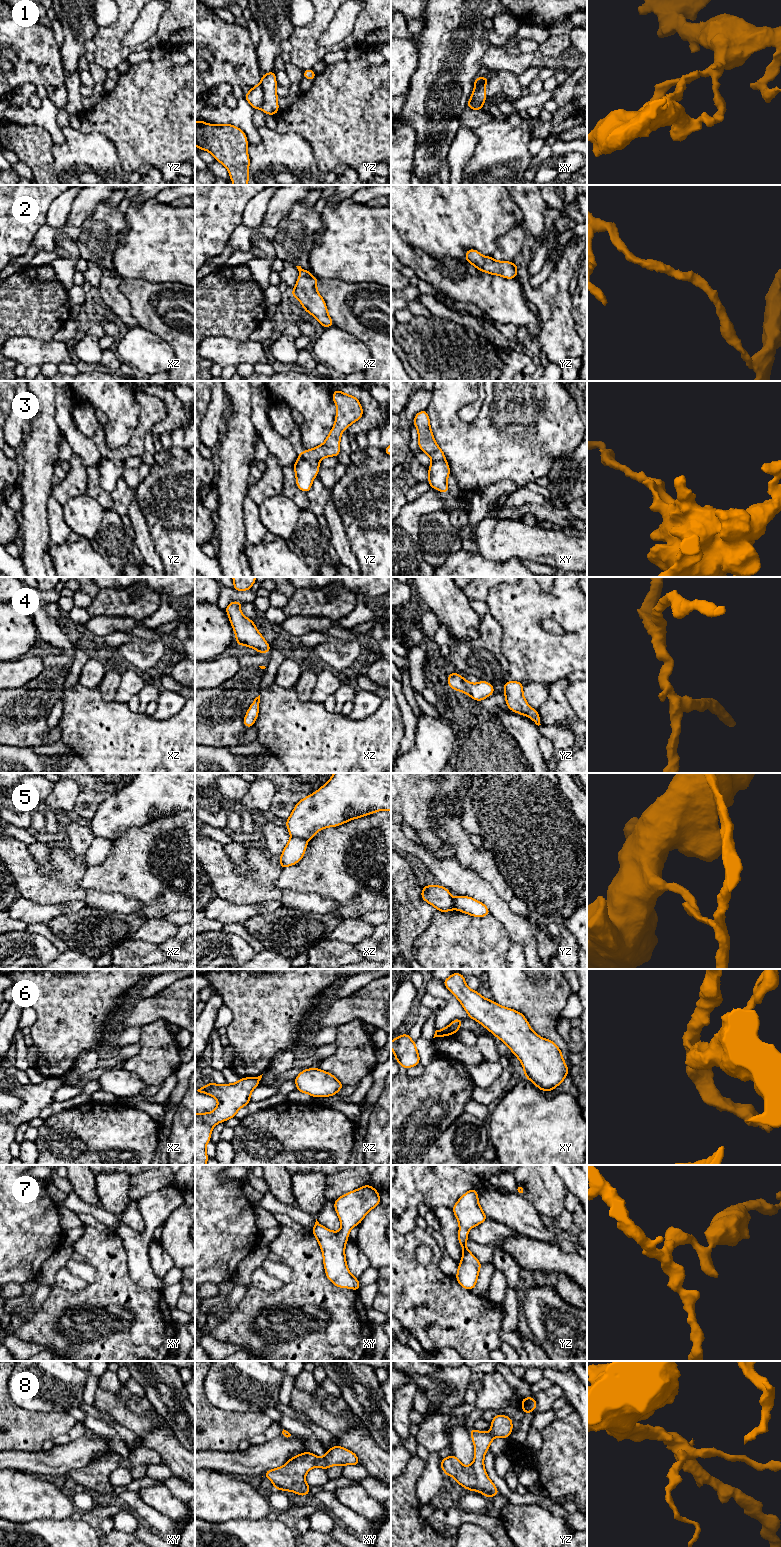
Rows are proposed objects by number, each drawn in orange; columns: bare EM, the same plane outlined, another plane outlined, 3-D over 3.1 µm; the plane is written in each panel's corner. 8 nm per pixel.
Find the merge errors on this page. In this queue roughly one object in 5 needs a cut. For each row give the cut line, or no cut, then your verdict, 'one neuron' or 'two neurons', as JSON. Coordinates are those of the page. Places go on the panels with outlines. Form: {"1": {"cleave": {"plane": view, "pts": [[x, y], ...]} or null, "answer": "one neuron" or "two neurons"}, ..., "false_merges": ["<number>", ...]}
{"1": {"cleave": {"plane": "yz", "pts": [[259, 84], [262, 88], [262, 104], [260, 107]]}, "answer": "two neurons"}, "2": {"cleave": null, "answer": "one neuron"}, "3": {"cleave": {"plane": "yz", "pts": [[299, 457], [317, 462]]}, "answer": "two neurons"}, "4": {"cleave": null, "answer": "one neuron"}, "5": {"cleave": {"plane": "xz", "pts": [[291, 835], [306, 841]]}, "answer": "two neurons"}, "6": {"cleave": {"plane": "xy", "pts": [[448, 1026], [454, 1032]]}, "answer": "two neurons"}, "7": {"cleave": null, "answer": "one neuron"}, "8": {"cleave": null, "answer": "one neuron"}, "false_merges": ["1", "3", "5", "6"]}

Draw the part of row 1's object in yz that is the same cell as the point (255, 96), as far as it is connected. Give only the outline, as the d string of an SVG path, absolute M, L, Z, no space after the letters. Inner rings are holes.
M258 84L252 87L247 94L244 94L244 97L254 110L258 109L263 104L263 88Z

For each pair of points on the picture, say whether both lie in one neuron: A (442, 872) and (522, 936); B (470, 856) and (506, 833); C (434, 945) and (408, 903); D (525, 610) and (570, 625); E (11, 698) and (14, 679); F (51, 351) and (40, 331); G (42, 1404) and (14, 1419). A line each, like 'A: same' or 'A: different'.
A: same
B: different
C: different
D: same
E: different
F: different
G: different

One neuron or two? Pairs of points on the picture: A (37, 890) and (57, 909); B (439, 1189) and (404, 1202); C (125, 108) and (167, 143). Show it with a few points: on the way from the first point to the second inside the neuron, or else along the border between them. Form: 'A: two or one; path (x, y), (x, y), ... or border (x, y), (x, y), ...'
A: two; border (29, 899), (40, 903), (67, 903), (75, 901)
B: one; path (430, 1190), (418, 1190), (413, 1195)
C: one; path (135, 116), (140, 116), (157, 133)

